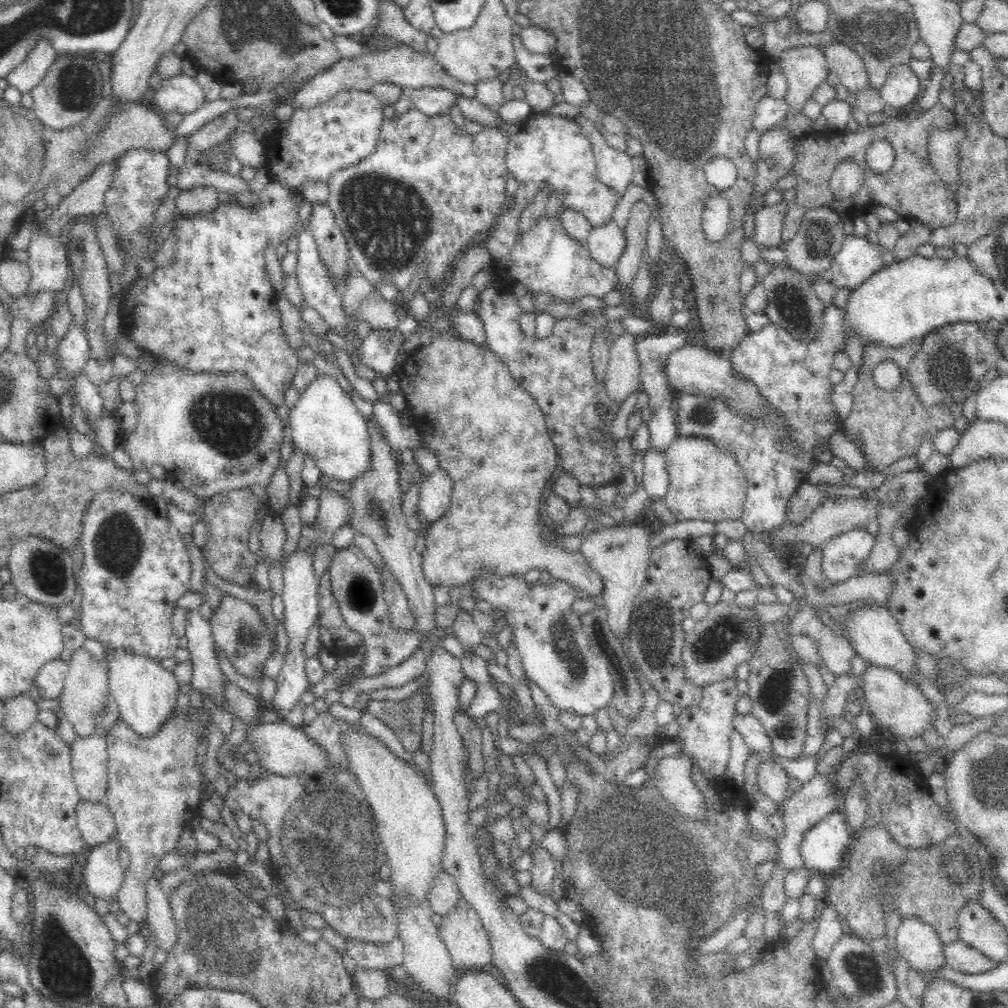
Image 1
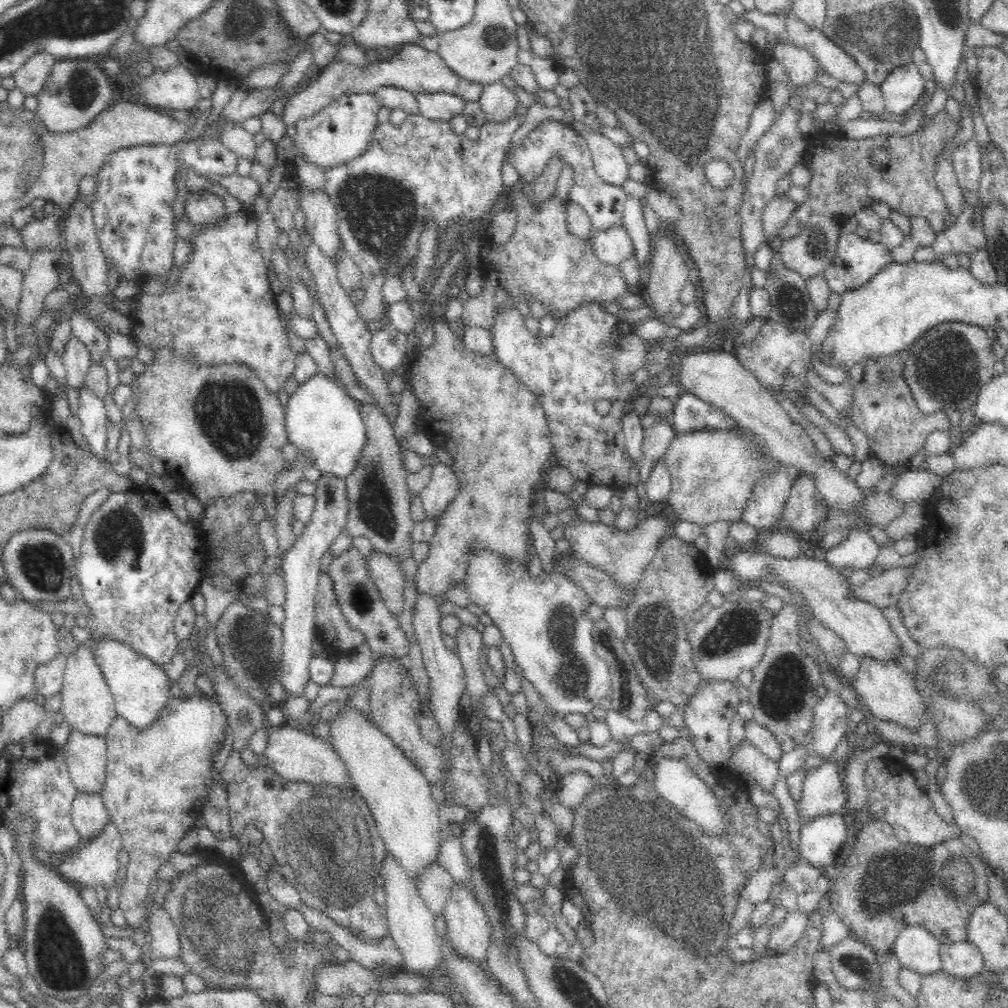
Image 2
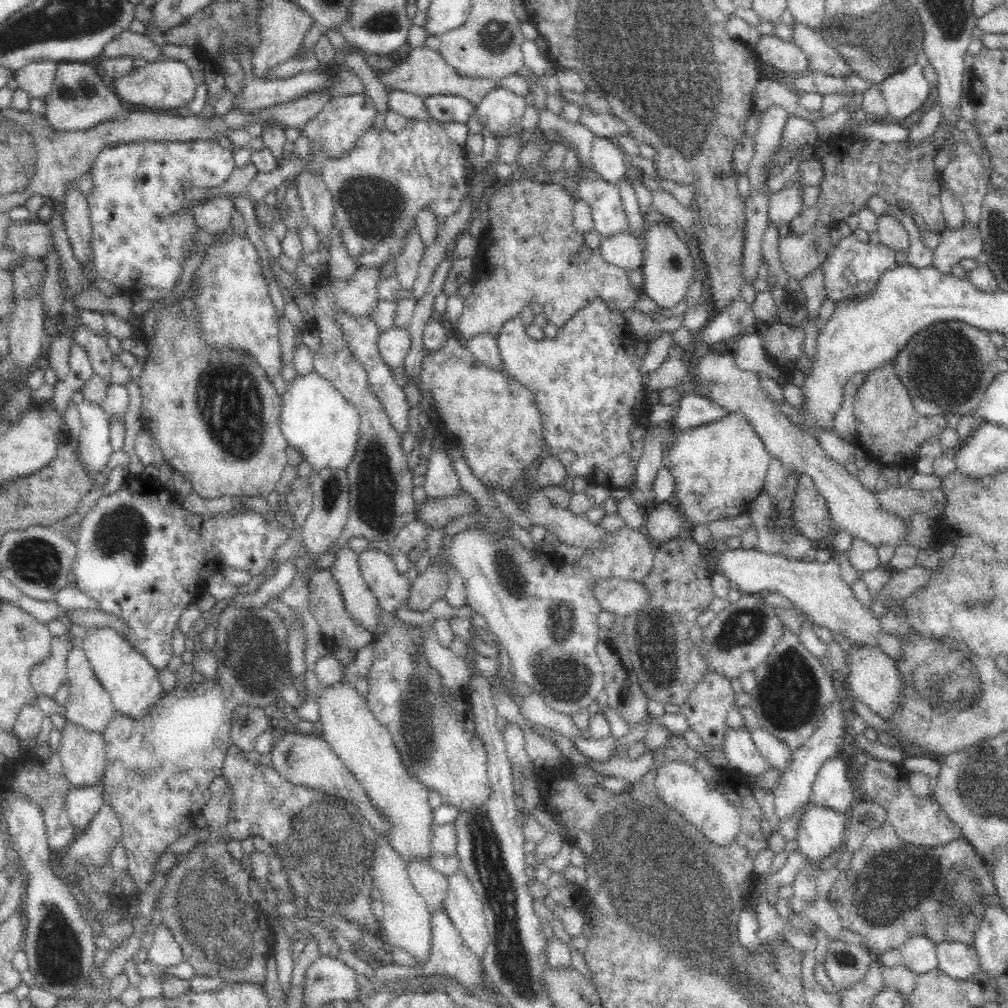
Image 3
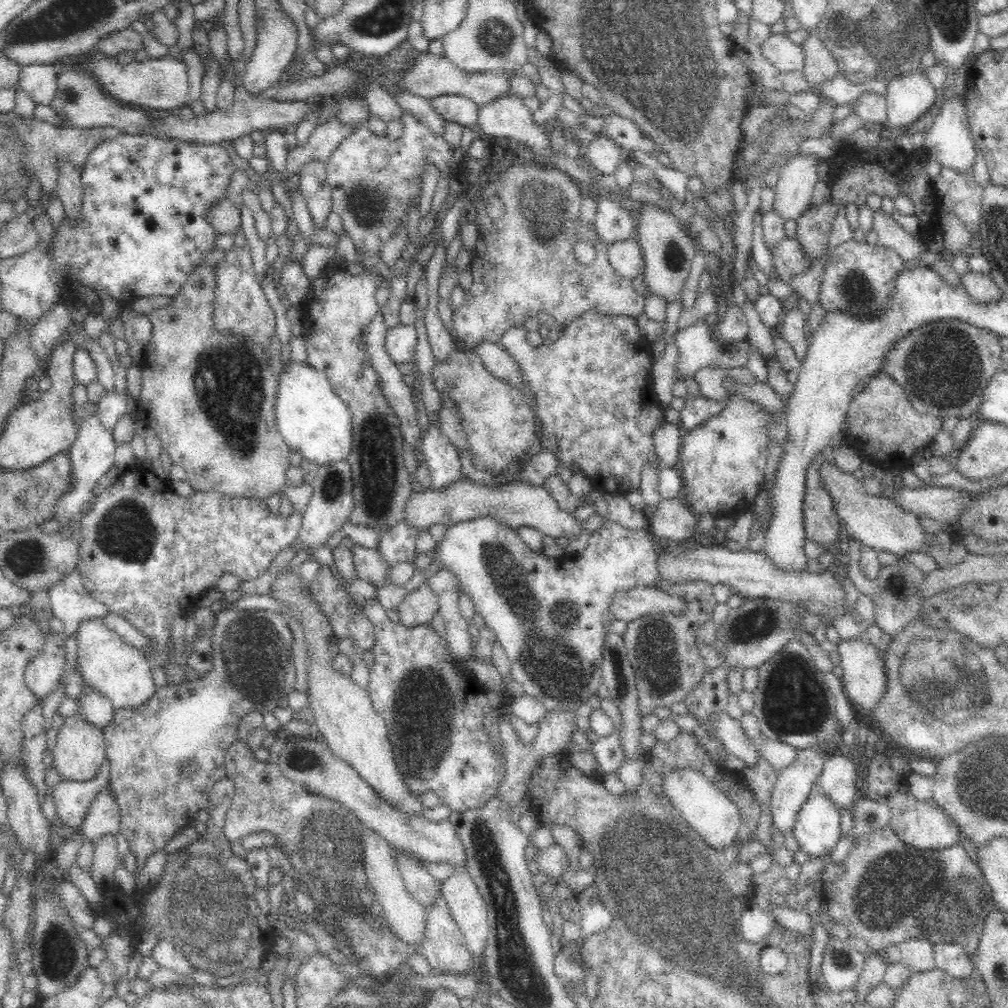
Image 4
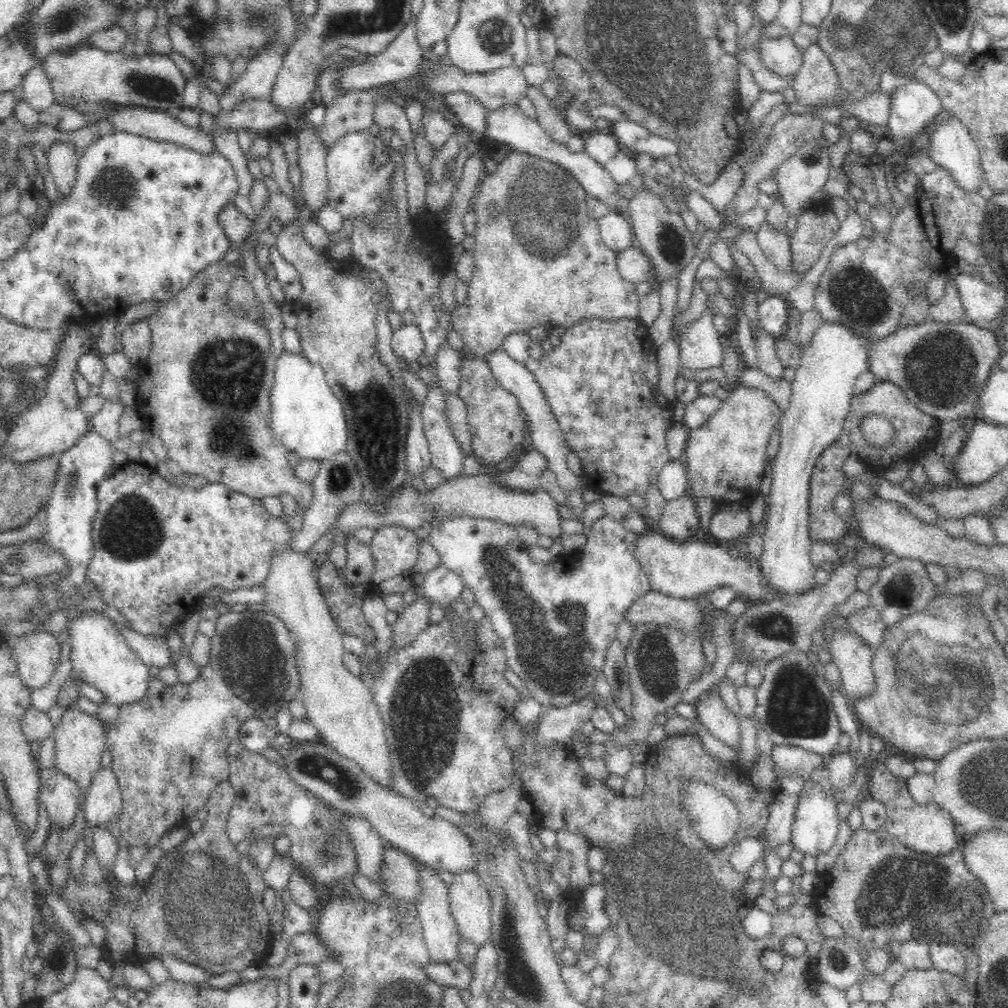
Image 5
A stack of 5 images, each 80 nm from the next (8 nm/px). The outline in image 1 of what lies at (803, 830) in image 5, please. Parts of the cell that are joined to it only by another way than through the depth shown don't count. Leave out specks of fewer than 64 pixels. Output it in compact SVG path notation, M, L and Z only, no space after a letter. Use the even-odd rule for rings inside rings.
M842 811L830 813L804 834L800 845L803 864L820 872L839 873L850 842L845 815Z

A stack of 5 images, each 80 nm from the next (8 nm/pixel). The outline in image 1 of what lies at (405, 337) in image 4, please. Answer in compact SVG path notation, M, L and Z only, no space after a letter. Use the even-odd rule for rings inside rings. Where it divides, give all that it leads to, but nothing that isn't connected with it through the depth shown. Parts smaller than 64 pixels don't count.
M375 329L364 338L360 348L365 367L388 376L398 370L398 356L402 352L405 339L398 330Z

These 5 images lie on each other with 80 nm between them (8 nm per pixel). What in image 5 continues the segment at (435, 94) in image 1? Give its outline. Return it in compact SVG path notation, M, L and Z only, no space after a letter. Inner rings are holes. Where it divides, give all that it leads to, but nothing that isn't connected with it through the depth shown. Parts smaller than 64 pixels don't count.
M464 90L450 93L445 96L445 102L456 113L458 122L462 122L466 130L471 130L473 138L485 140L487 134L487 114L490 112L479 100Z

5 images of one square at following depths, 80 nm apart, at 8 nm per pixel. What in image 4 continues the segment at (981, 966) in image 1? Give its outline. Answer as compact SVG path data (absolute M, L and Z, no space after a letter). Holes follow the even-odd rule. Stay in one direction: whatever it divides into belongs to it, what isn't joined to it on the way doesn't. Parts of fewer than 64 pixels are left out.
M932 944L932 954L935 968L946 972L953 978L964 979L969 975L975 975L973 961L960 944Z

